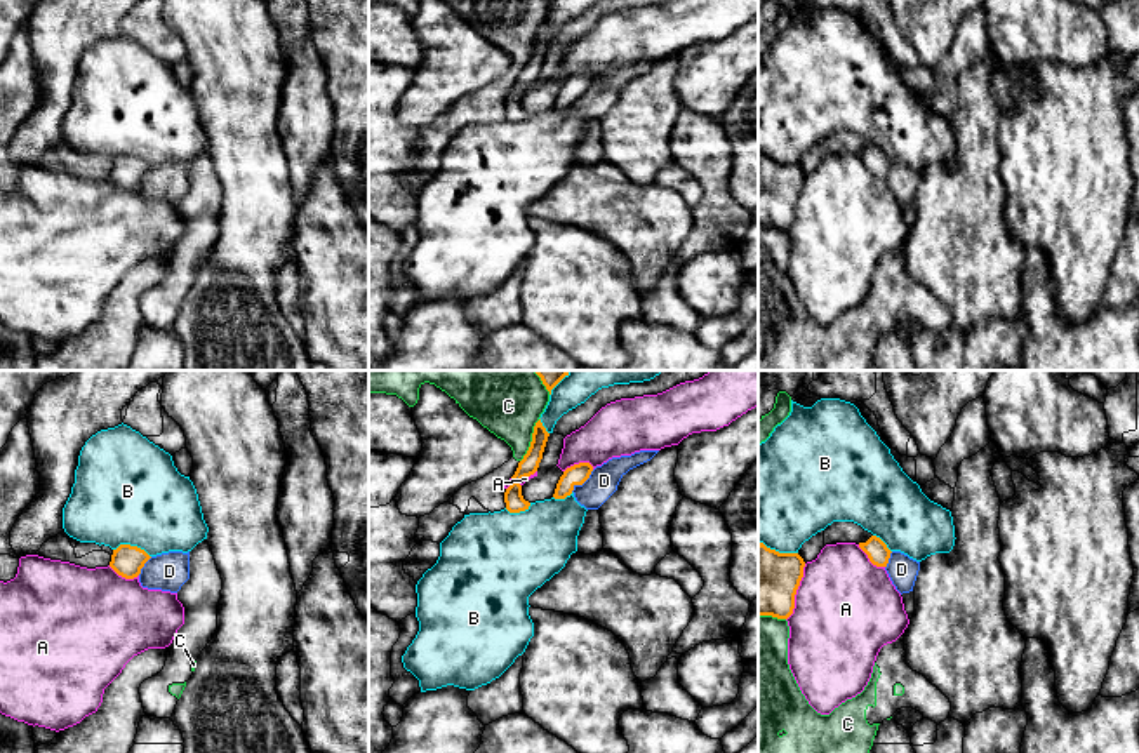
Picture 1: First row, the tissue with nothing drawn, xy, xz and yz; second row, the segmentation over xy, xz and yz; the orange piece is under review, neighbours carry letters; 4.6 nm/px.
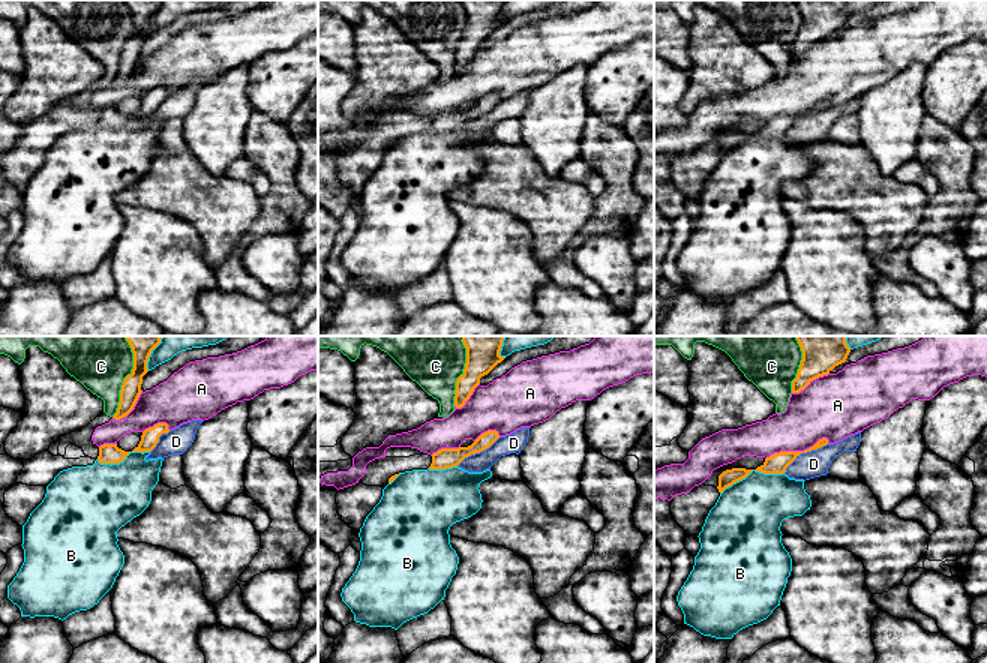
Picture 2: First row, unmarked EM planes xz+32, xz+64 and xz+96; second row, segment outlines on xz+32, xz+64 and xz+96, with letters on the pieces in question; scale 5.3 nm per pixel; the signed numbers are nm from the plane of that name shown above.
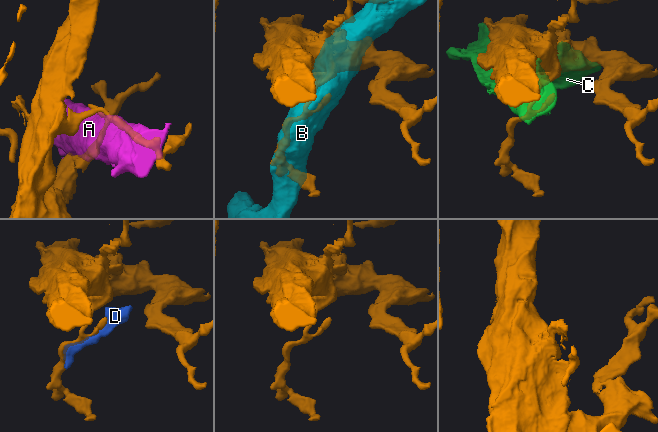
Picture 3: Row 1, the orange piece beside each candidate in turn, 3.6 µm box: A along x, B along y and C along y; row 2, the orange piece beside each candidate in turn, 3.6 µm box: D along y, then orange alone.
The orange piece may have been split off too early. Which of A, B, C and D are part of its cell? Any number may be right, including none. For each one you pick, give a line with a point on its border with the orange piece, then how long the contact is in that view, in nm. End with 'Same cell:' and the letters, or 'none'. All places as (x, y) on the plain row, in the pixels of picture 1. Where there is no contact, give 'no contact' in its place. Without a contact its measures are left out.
Same cell: none

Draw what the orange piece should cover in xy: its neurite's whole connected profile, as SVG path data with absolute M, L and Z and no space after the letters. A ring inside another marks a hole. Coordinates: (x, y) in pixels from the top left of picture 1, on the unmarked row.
M120 155L117 160L113 160L110 177L125 190L134 190L141 184L141 179L151 167L130 155Z

